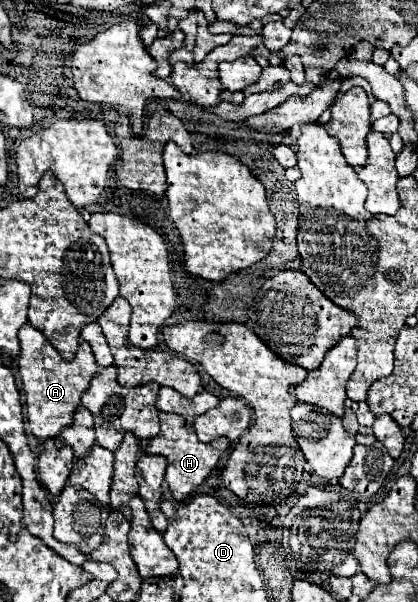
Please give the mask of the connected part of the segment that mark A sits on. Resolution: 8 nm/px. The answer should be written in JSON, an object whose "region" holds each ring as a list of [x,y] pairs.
{"region":[[[25,324],[19,330],[19,344],[21,344],[19,374],[21,374],[31,432],[39,440],[57,438],[63,428],[73,424],[73,412],[81,402],[81,394],[89,388],[89,382],[99,372],[99,366],[95,364],[89,344],[83,342],[79,344],[75,360],[71,362],[63,360],[61,354],[47,342],[47,338],[31,324]]]}

